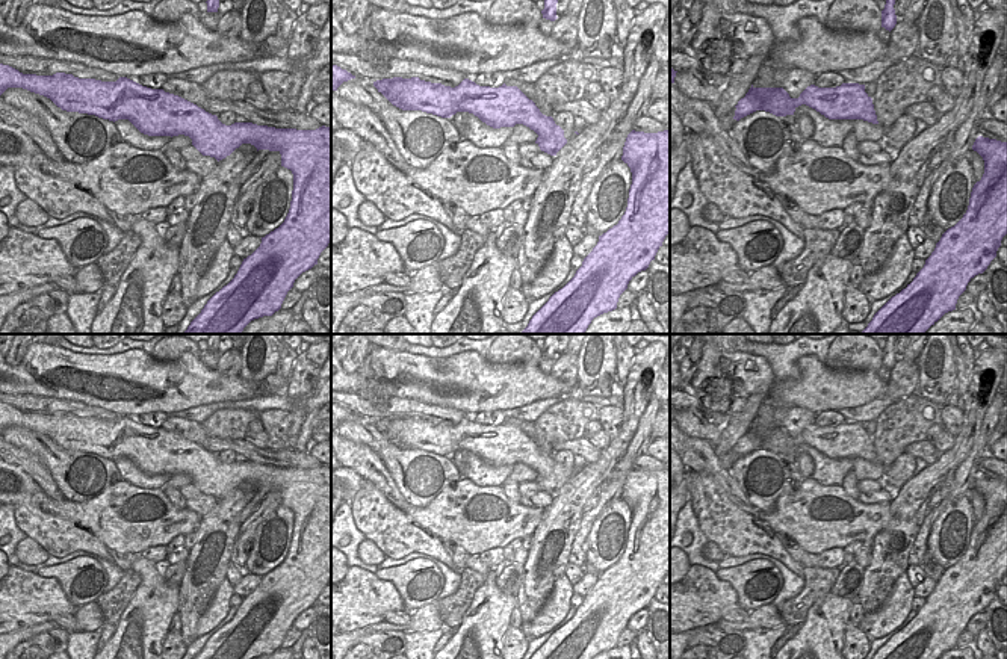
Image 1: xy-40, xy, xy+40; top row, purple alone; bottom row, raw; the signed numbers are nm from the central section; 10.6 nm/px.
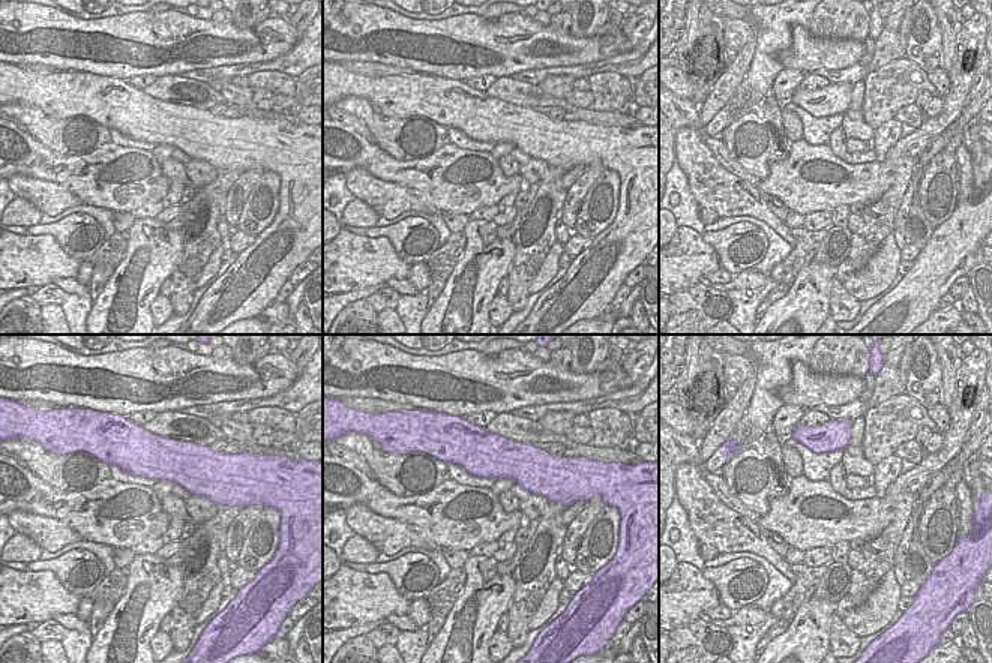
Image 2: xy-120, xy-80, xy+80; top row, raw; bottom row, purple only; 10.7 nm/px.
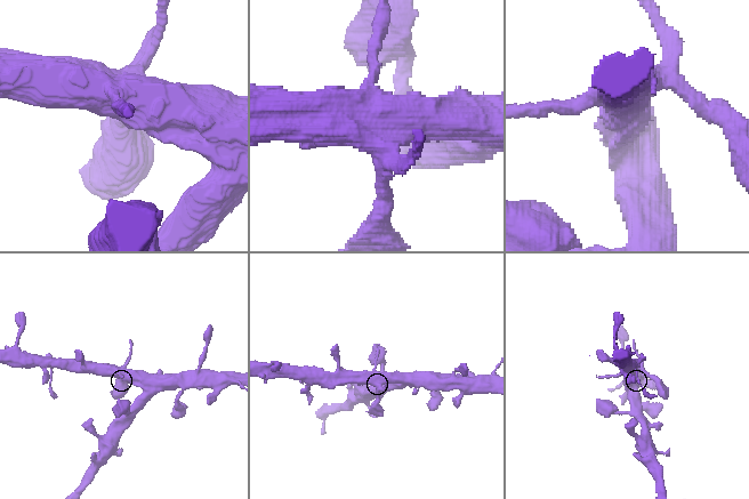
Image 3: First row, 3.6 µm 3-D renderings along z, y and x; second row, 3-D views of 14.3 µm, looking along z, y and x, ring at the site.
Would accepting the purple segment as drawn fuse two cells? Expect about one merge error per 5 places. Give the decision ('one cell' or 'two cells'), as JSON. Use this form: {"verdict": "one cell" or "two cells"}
{"verdict": "two cells"}

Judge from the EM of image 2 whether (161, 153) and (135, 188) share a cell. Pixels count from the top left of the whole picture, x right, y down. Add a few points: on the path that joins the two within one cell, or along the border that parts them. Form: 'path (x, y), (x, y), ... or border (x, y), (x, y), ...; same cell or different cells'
border (150, 152), (159, 164); different cells

